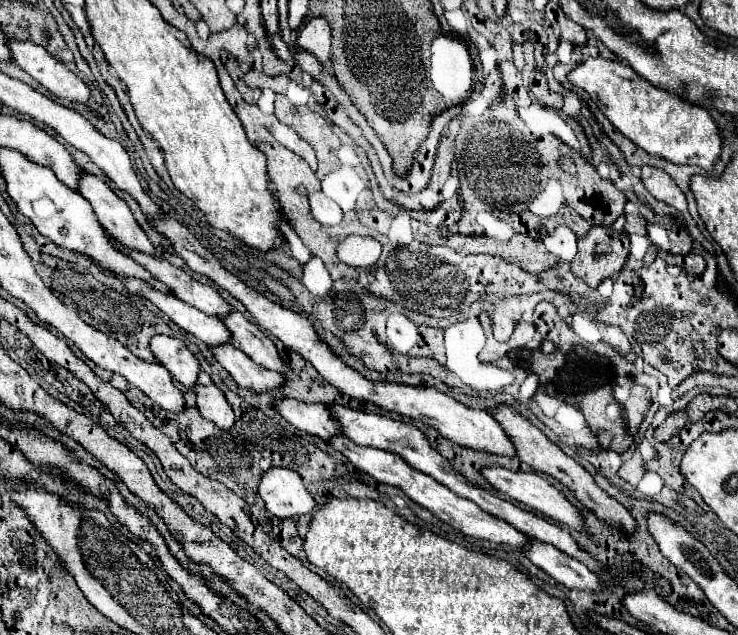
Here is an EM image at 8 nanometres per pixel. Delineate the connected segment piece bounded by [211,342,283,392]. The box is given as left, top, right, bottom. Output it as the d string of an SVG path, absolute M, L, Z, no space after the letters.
M229 342L227 344L211 346L211 352L213 352L215 360L243 388L249 388L253 392L269 392L269 390L279 388L283 384L279 372L267 370L267 368L251 362L251 358L247 358L237 346L233 346Z

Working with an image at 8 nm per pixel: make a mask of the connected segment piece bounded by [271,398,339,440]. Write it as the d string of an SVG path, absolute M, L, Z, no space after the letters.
M279 398L273 400L271 406L297 430L305 430L323 440L331 434L339 434L339 428L335 426L335 422L331 422L331 414L327 414L327 408L323 404L311 404L295 398Z

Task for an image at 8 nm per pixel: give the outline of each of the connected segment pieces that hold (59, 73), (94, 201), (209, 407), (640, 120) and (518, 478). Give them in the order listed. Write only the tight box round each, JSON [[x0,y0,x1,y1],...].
[[7,38,89,104],[77,170,153,254],[193,372,235,428],[567,58,721,170],[481,468,583,530]]

